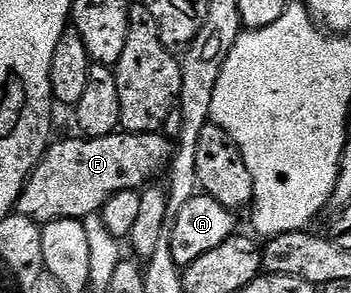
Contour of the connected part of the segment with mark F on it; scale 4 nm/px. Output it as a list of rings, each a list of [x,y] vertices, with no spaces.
[[[118,130],[103,138],[76,138],[77,140],[61,140],[50,143],[49,151],[37,163],[37,169],[29,176],[29,181],[21,191],[17,200],[16,211],[20,215],[38,222],[54,218],[71,218],[84,220],[86,216],[100,213],[101,207],[109,199],[120,192],[136,192],[144,189],[157,175],[164,173],[169,167],[170,157],[174,153],[174,145],[170,137],[161,132],[135,134]]]

